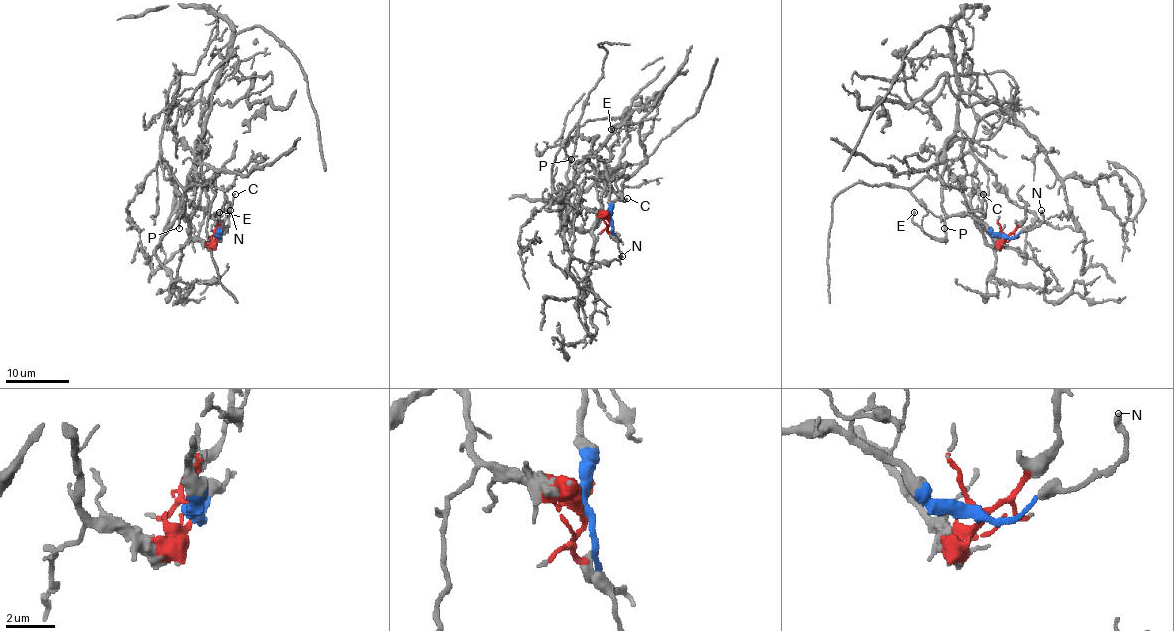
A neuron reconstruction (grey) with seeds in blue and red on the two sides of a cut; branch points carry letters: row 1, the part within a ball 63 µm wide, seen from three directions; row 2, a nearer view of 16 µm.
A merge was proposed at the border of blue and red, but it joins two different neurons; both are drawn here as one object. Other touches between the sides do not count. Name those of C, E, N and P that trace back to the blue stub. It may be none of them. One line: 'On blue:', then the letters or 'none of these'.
On blue: C, E, N

